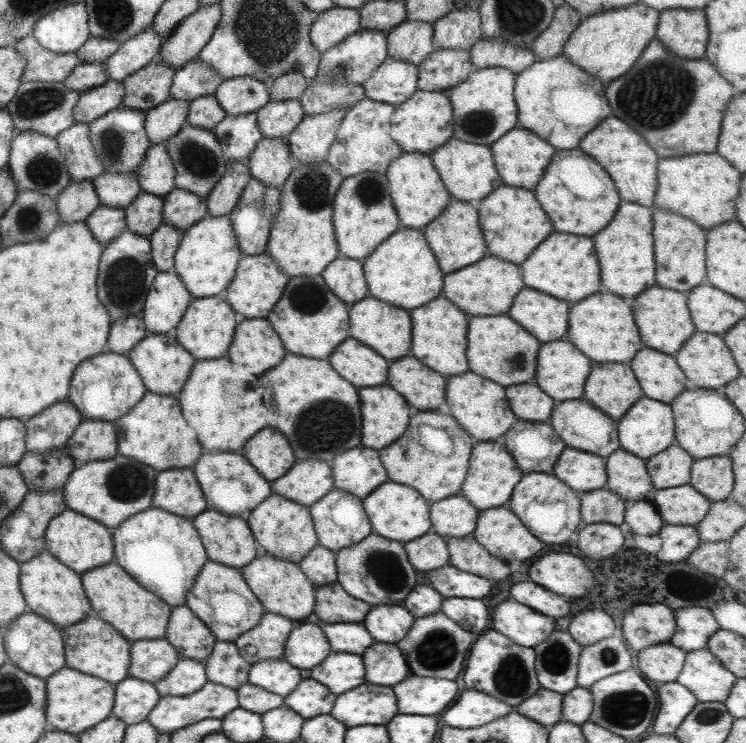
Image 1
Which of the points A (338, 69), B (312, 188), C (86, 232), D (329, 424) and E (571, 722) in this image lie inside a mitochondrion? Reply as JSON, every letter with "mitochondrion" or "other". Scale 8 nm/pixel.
{"A":"mitochondrion","B":"mitochondrion","C":"other","D":"mitochondrion","E":"other"}

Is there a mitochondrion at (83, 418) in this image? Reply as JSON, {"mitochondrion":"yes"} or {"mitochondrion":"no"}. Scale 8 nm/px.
{"mitochondrion":"no"}

